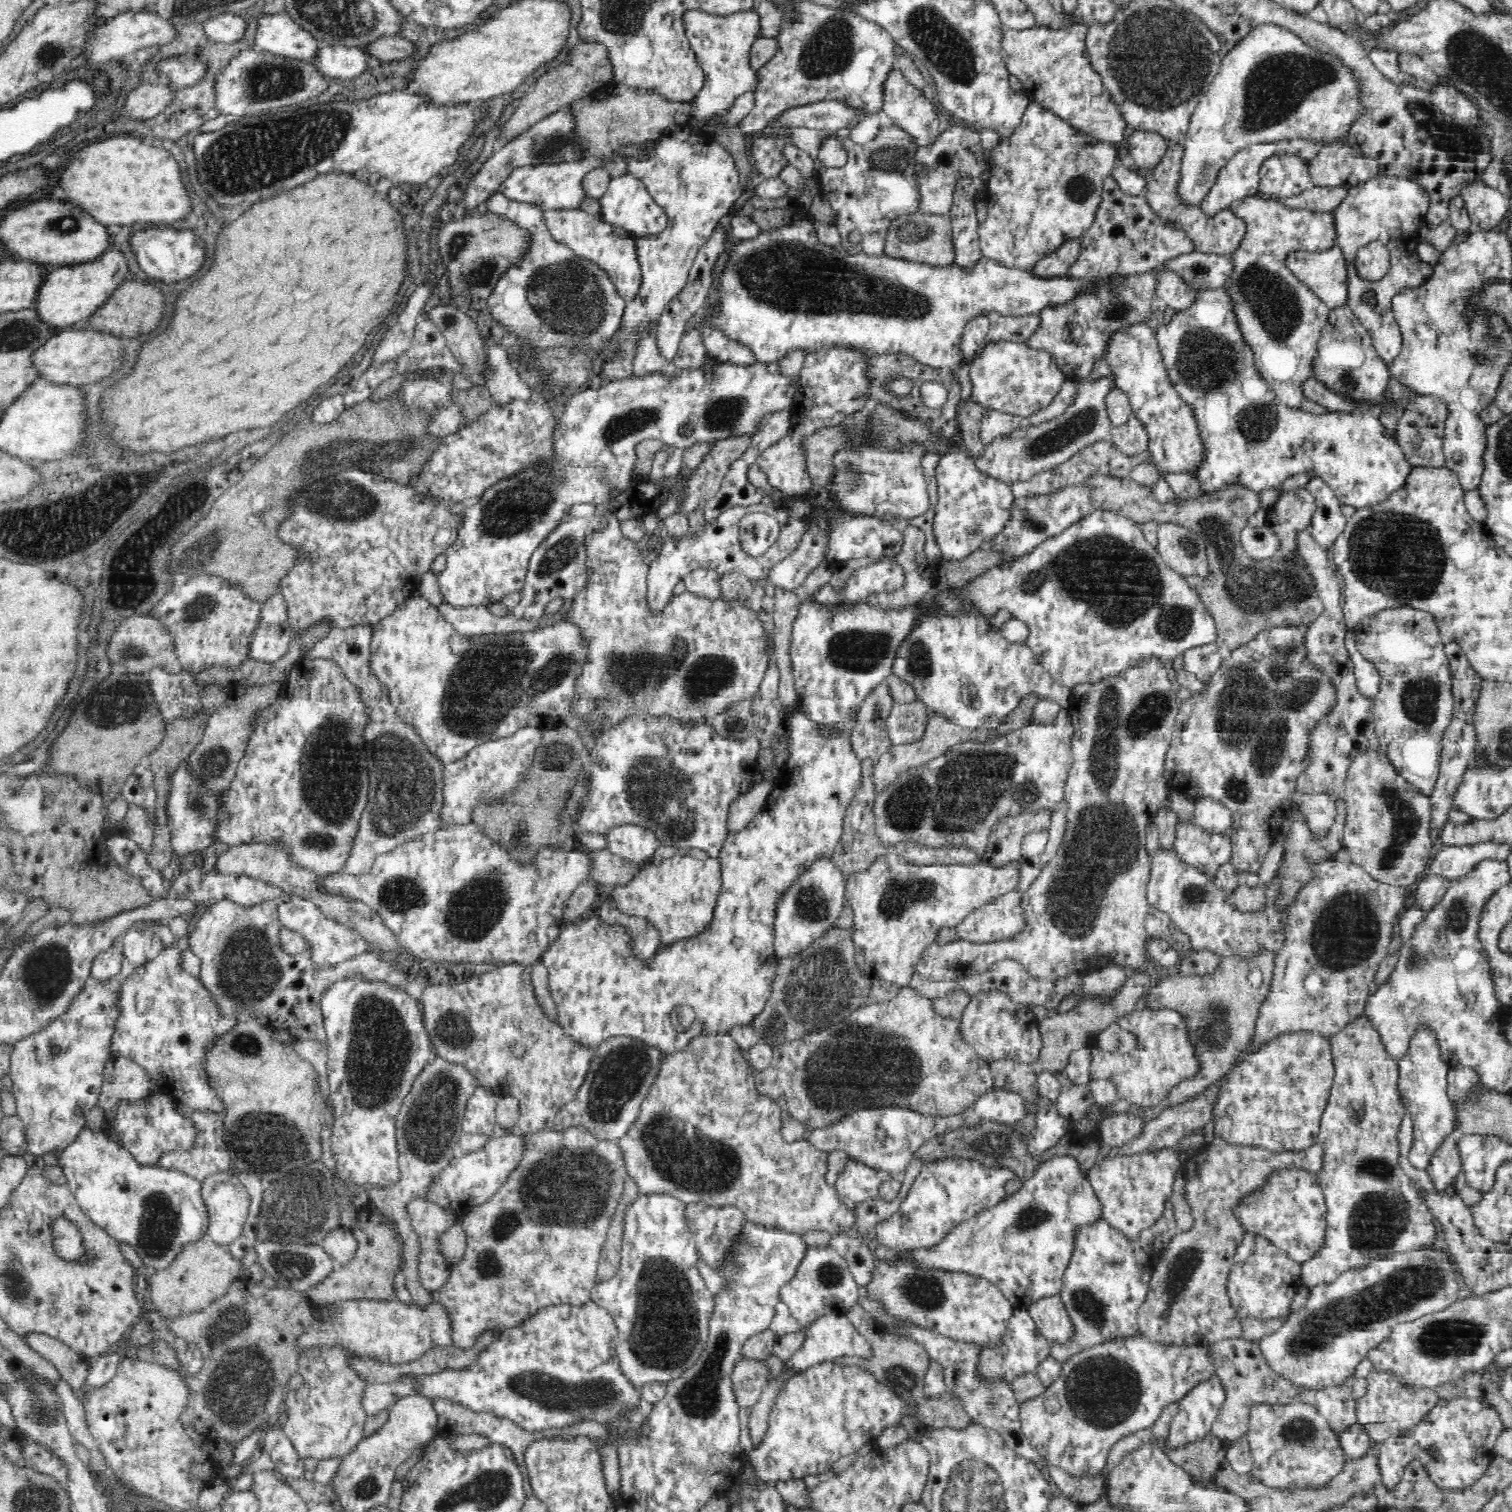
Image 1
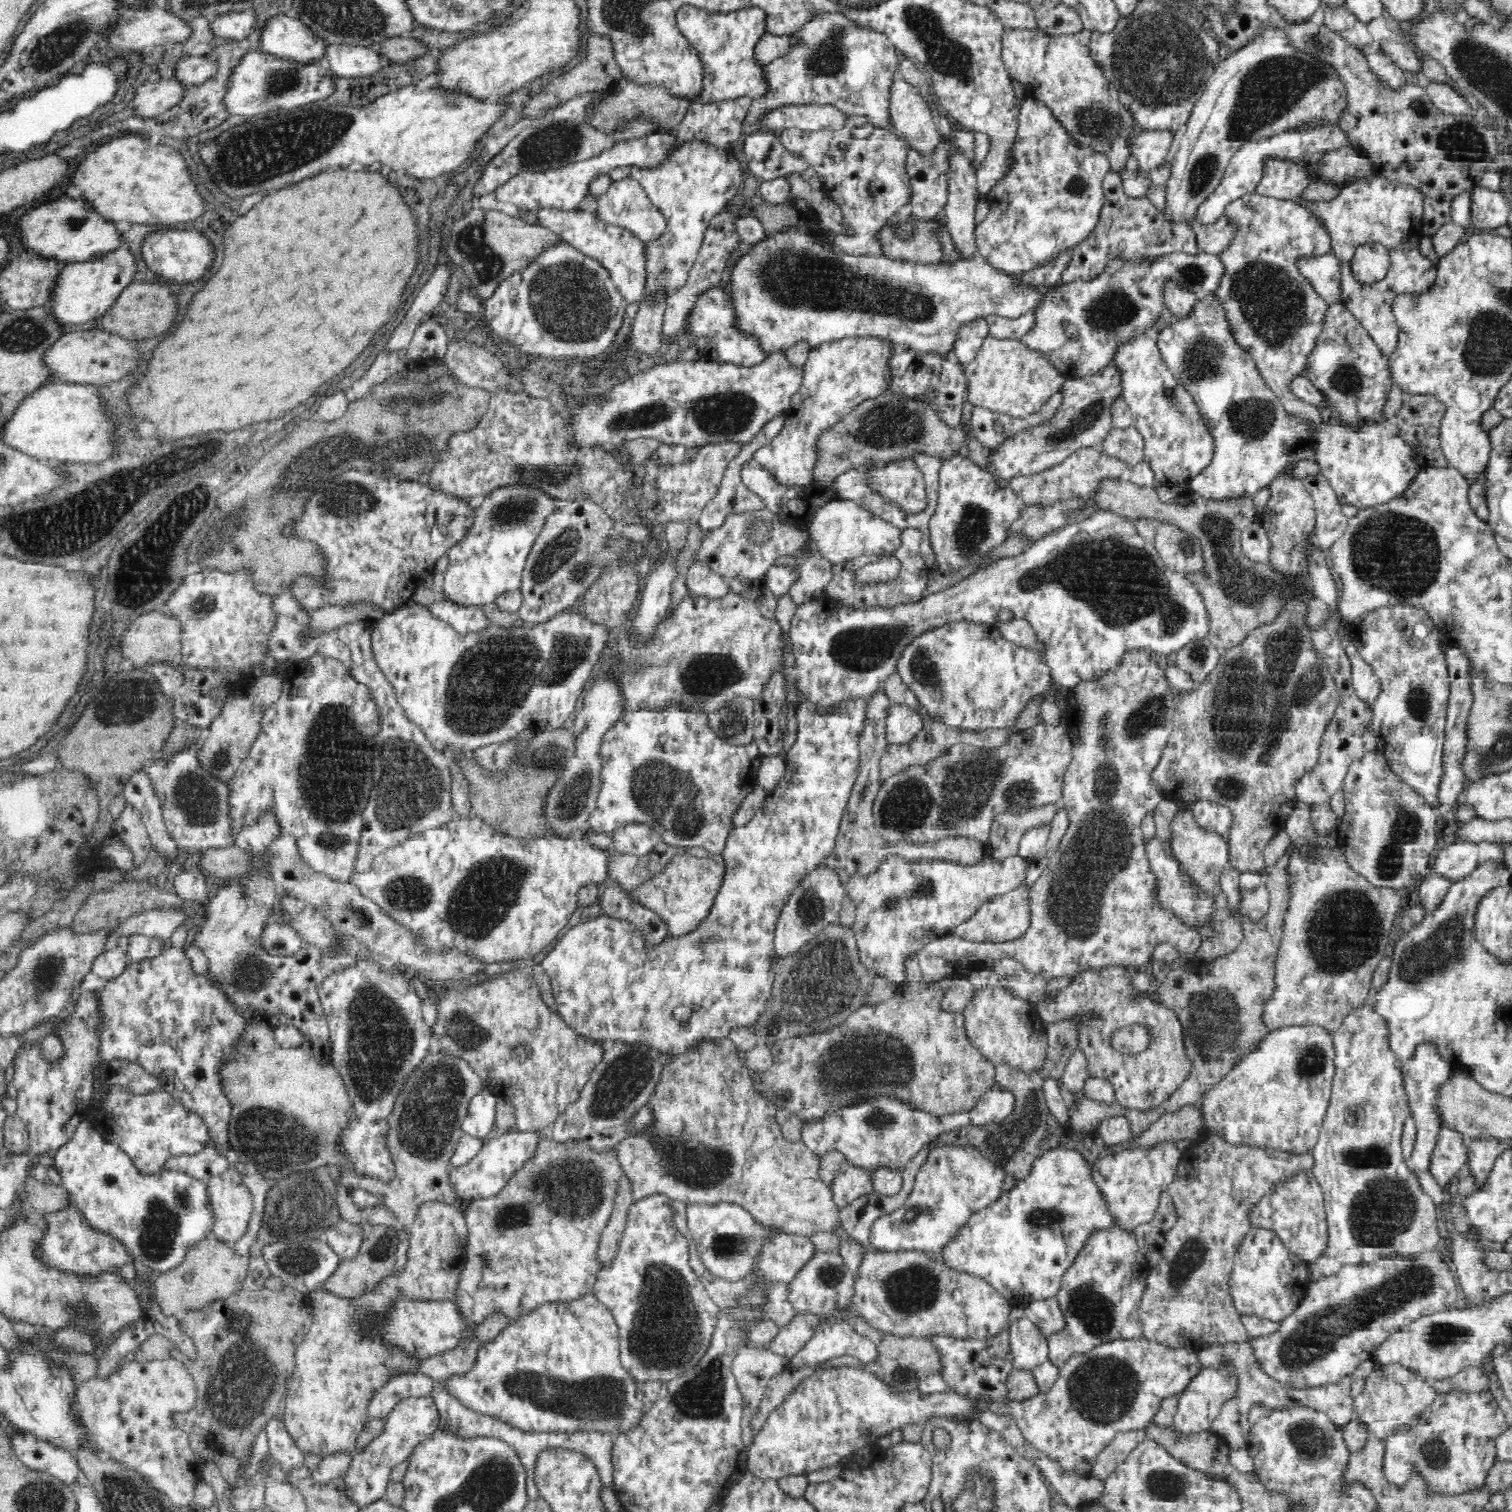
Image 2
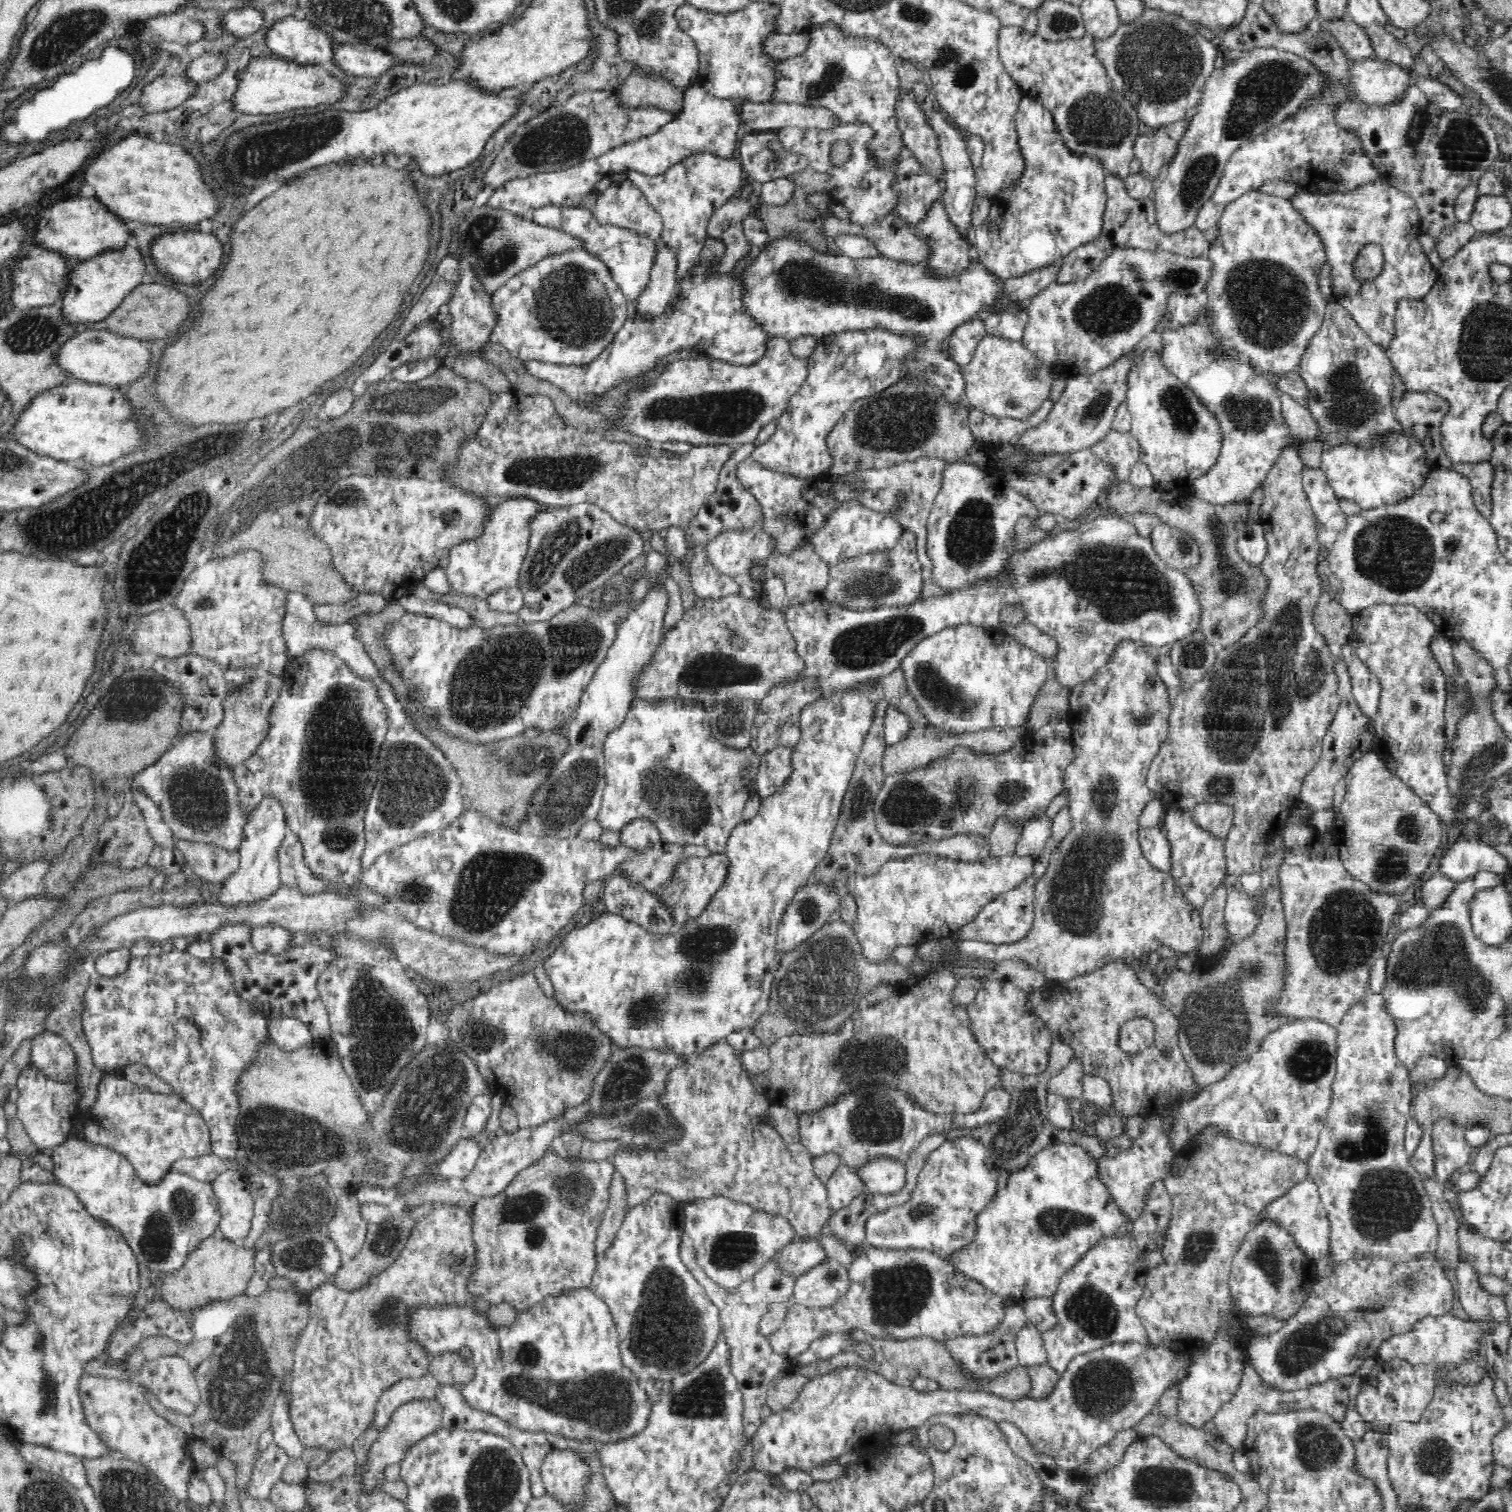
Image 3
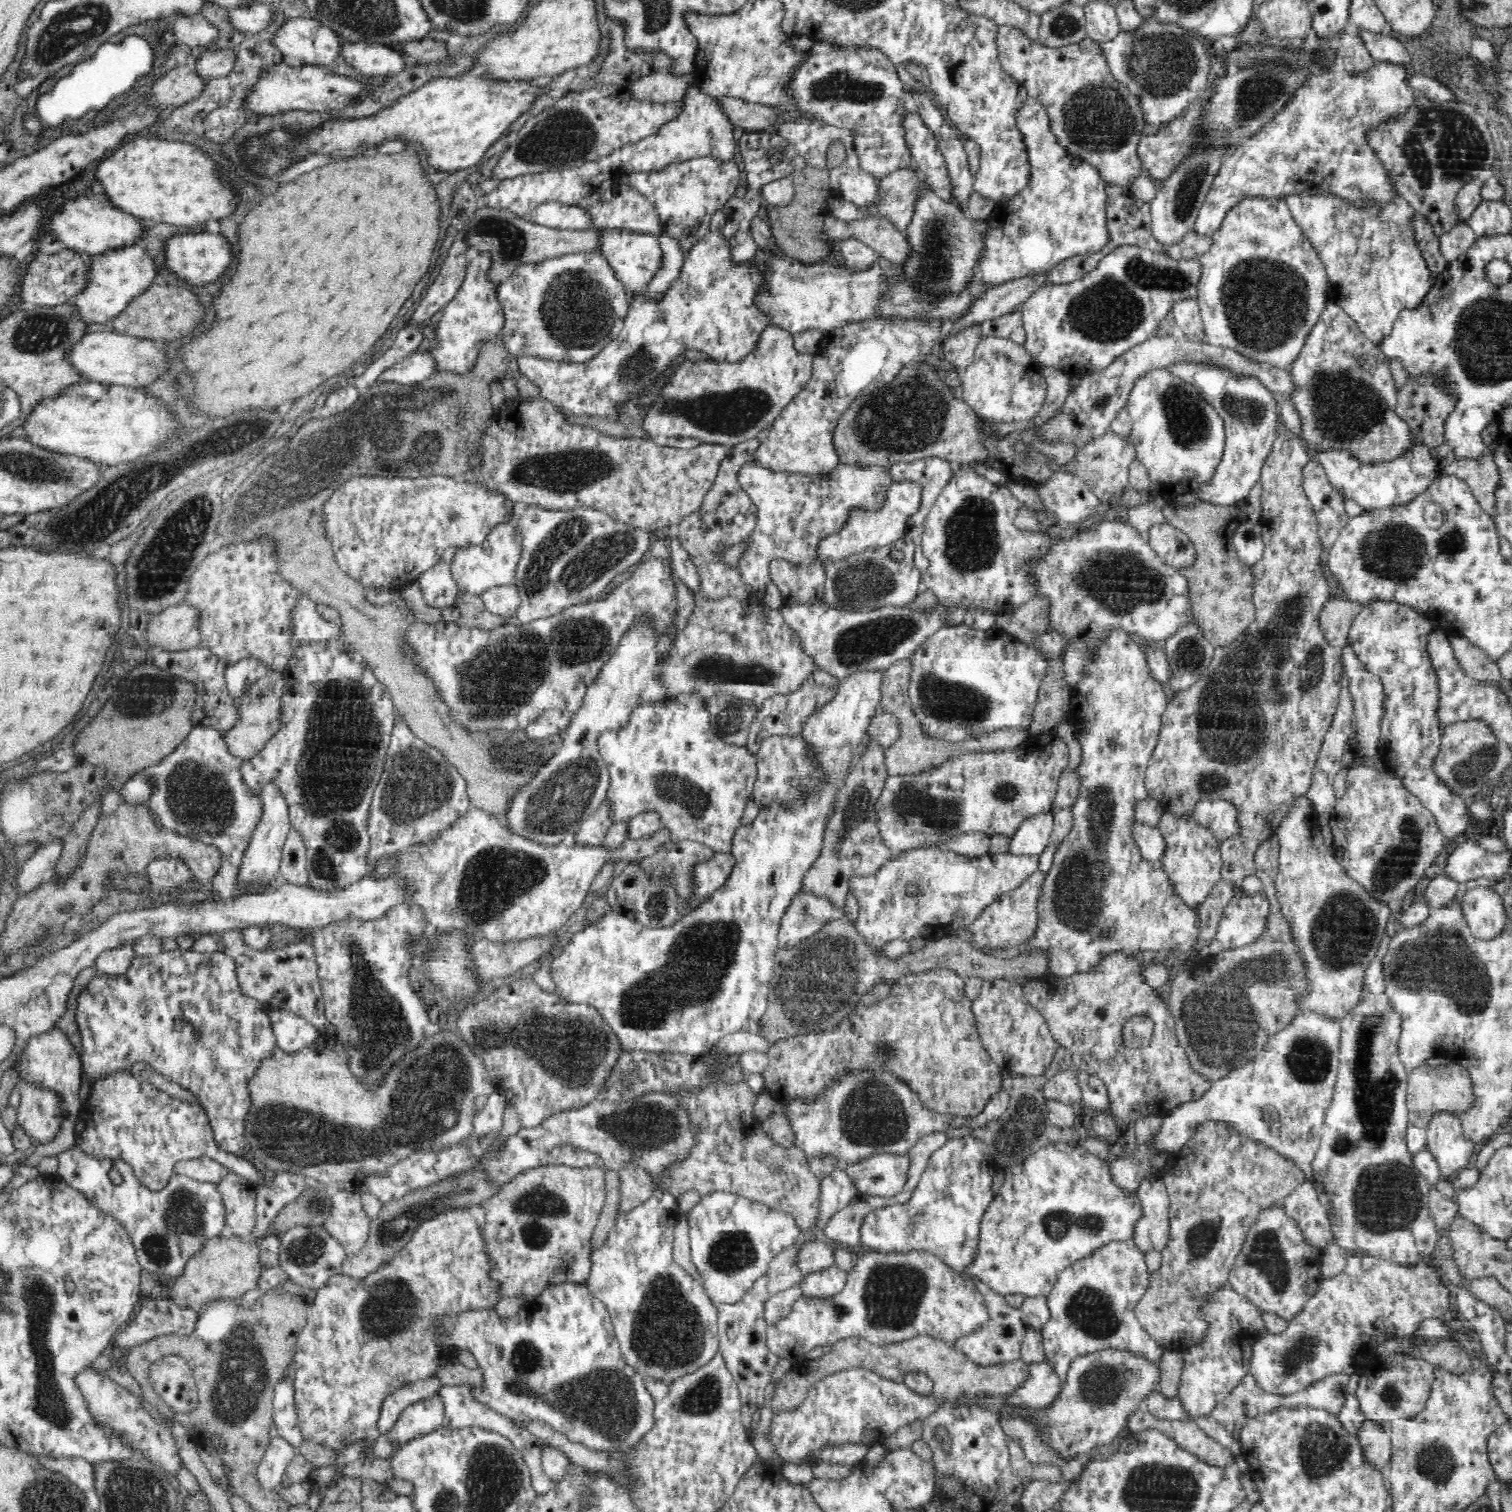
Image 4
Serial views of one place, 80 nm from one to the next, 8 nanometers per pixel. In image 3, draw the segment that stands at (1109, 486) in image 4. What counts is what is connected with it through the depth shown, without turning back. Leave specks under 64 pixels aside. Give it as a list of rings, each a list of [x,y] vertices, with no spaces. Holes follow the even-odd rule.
[[[1111,430],[1090,449],[1097,458],[1114,466],[1111,484],[1128,481],[1133,464],[1140,461],[1141,446],[1131,430],[1126,432]]]

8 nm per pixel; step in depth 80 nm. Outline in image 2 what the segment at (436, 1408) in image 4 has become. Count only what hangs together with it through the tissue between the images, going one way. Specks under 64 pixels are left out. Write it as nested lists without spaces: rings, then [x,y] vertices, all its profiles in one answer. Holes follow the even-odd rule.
[[[432,1396],[403,1398],[396,1404],[386,1417],[383,1432],[360,1452],[351,1453],[351,1461],[340,1478],[348,1500],[361,1509],[385,1498],[392,1470],[400,1462],[408,1461],[414,1448],[440,1429],[439,1415]]]

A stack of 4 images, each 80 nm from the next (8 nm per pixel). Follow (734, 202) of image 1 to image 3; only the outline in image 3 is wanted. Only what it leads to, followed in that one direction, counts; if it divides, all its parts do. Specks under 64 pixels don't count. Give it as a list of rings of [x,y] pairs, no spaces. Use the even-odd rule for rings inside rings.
[[[712,151],[692,153],[673,163],[662,174],[649,176],[628,172],[627,179],[636,184],[651,205],[663,218],[662,235],[655,242],[657,250],[668,249],[675,258],[675,280],[679,283],[688,276],[706,246],[707,224],[714,211],[737,195],[746,182],[741,161],[737,156],[721,157]]]

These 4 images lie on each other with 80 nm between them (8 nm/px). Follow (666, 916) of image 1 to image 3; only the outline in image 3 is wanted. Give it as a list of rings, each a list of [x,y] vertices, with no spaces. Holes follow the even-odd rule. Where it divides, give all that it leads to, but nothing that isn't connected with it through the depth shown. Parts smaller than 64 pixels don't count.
[[[711,853],[706,857],[682,857],[678,864],[674,865],[667,880],[664,880],[662,884],[658,884],[656,888],[650,889],[651,894],[669,912],[675,929],[686,927],[689,924],[688,922],[692,922],[692,920],[696,920],[698,916],[702,915],[716,891],[723,885],[728,863],[729,860],[725,853]]]

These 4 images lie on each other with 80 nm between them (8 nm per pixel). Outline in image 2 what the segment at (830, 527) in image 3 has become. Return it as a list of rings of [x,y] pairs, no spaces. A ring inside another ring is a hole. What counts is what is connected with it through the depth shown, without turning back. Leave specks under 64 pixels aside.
[[[834,498],[825,502],[811,516],[807,524],[810,540],[817,544],[818,553],[827,558],[832,565],[850,561],[851,559],[877,559],[892,555],[901,542],[901,529],[862,505],[848,499]]]

